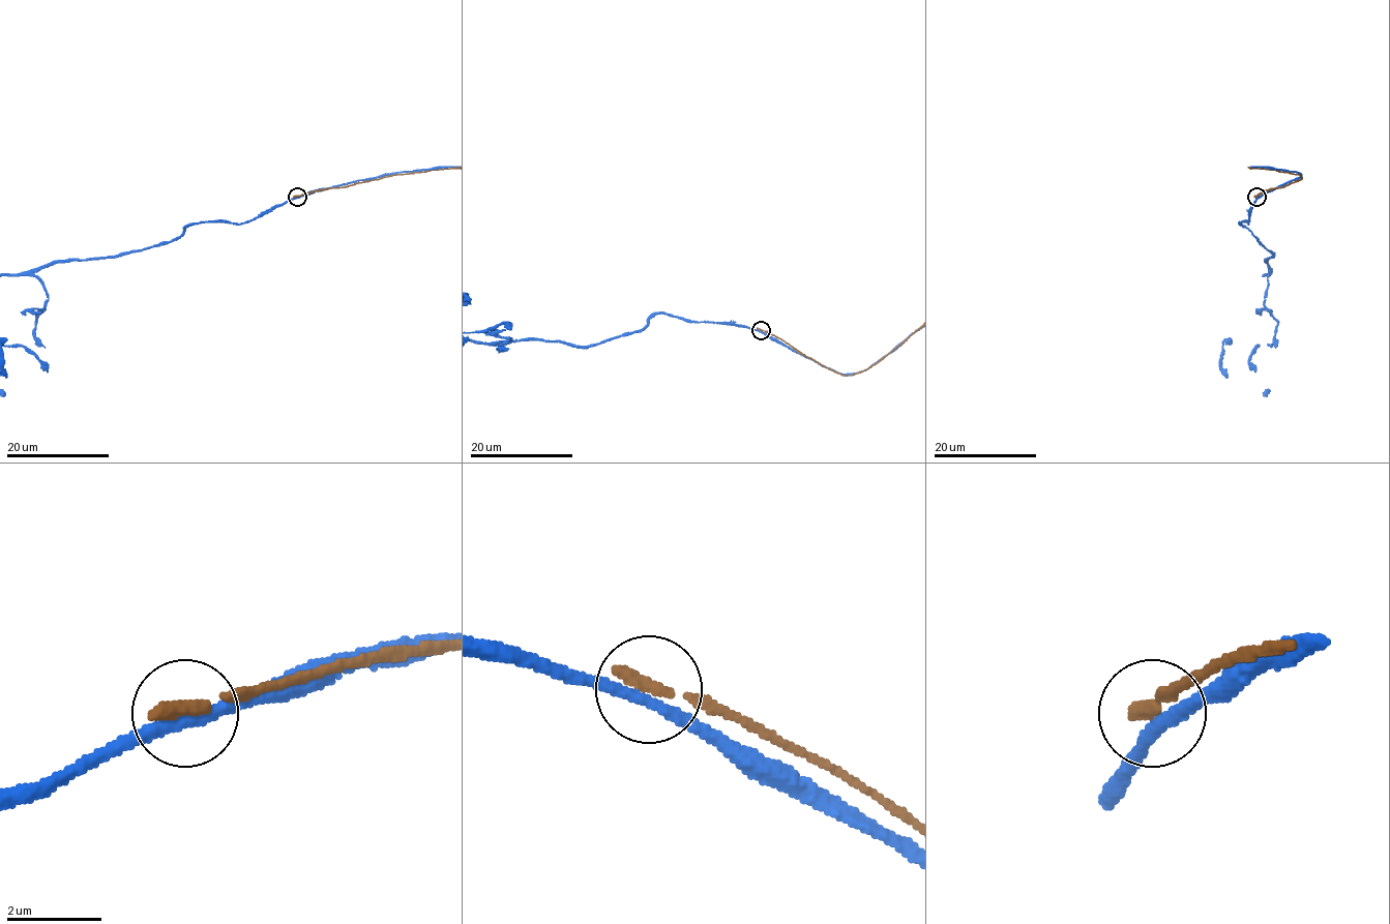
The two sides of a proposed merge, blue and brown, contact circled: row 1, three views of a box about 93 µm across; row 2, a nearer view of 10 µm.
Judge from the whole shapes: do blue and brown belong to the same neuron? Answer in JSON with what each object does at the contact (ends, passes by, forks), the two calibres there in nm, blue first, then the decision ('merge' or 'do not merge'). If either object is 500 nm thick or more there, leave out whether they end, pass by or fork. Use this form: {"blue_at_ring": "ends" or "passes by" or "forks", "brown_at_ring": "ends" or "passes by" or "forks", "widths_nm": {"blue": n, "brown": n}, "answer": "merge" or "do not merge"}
{"blue_at_ring": "passes by", "brown_at_ring": "ends", "widths_nm": {"blue": 260, "brown": 320}, "answer": "do not merge"}

